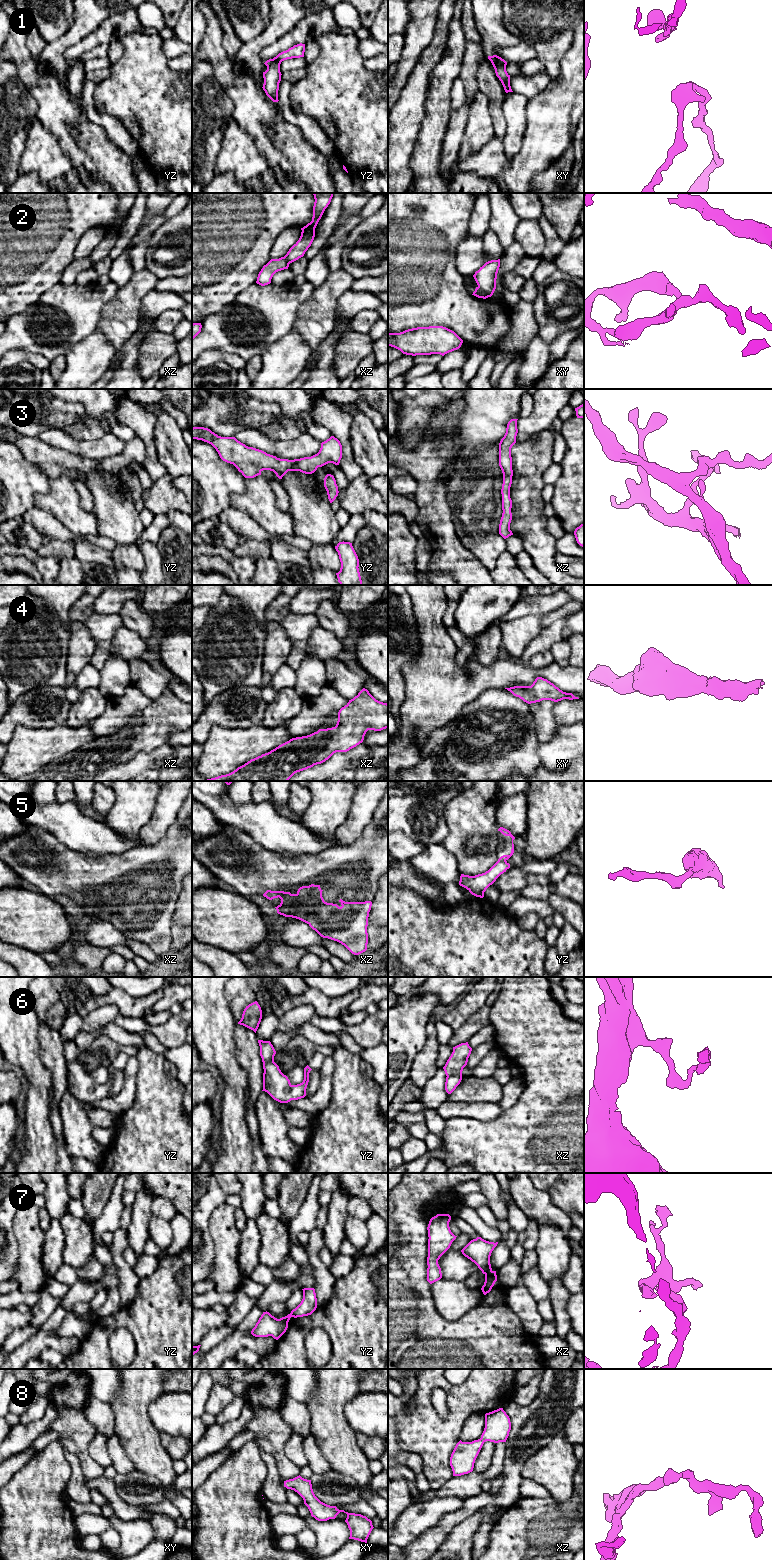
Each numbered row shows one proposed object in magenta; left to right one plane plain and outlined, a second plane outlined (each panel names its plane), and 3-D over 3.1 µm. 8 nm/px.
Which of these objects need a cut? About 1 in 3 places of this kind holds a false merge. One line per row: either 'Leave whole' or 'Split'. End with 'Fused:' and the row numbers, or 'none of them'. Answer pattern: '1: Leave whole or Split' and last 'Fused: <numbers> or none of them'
1: Leave whole
2: Split
3: Leave whole
4: Leave whole
5: Split
6: Leave whole
7: Split
8: Leave whole
Fused: 2, 5, 7

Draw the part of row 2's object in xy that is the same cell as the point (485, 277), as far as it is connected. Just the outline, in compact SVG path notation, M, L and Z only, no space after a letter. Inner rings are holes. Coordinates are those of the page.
M500 259L486 262L473 275L478 287L483 290L488 297L491 297L496 289L497 273L500 267Z

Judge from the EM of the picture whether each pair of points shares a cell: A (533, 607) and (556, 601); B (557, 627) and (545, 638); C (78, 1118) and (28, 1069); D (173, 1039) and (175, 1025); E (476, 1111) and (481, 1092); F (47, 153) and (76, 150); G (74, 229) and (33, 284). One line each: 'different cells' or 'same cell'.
A: same cell
B: same cell
C: different cells
D: same cell
E: different cells
F: different cells
G: same cell

